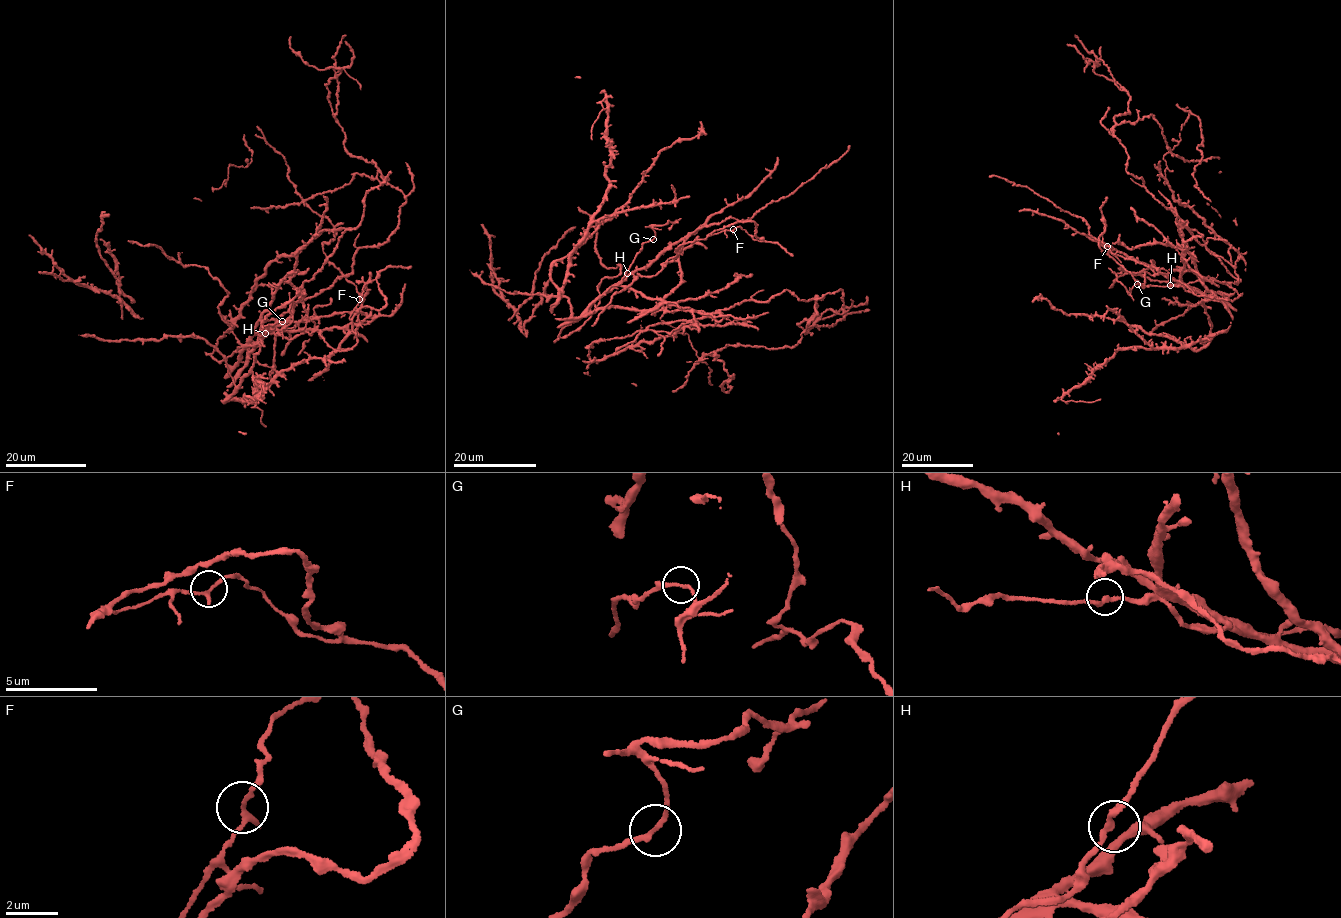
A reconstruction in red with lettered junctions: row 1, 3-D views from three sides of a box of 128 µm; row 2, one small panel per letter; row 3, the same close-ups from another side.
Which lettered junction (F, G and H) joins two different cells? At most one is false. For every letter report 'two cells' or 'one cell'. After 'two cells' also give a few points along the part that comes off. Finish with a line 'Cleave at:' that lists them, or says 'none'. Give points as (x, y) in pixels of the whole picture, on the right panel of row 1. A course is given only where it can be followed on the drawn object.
F: one cell
G: two cells; course (1137, 284), (1129, 292), (1108, 268)
H: one cell
Cleave at: G

